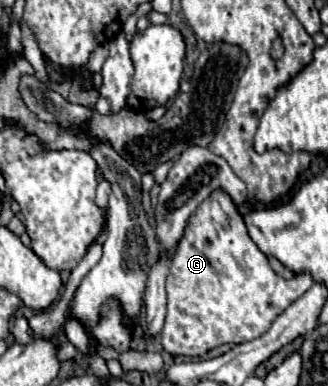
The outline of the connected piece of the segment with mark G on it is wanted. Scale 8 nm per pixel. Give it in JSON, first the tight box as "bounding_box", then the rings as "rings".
{"bounding_box":[160,189,312,357],"rings":[[[216,189],[190,215],[172,257],[166,281],[168,313],[160,333],[162,347],[172,357],[202,357],[222,343],[258,339],[312,283],[310,273],[296,273],[292,279],[276,275],[268,257],[248,237],[248,229],[232,197]]]}

